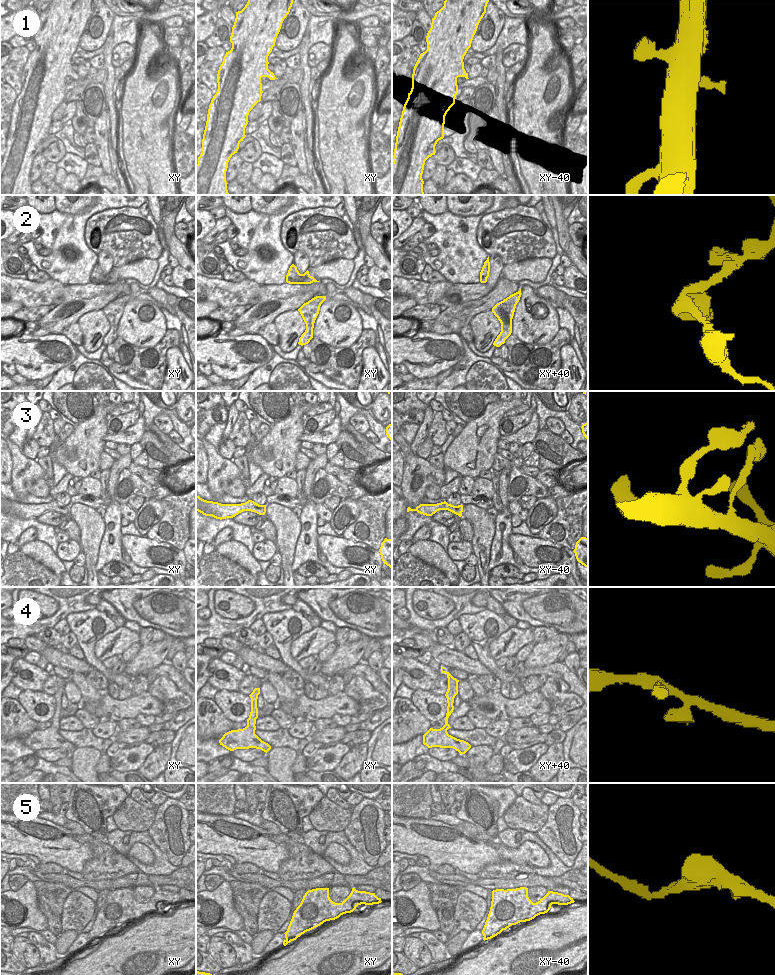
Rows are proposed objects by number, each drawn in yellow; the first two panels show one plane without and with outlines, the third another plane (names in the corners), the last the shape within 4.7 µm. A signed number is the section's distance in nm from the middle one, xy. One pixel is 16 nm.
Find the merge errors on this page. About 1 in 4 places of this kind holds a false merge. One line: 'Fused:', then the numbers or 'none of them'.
Fused: none of them

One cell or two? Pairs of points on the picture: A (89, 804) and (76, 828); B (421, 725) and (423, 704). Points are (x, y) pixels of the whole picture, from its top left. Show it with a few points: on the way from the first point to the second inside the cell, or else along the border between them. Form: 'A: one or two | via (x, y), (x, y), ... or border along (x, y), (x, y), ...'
A: two | border along (71, 820), (78, 823), (85, 832)
B: two | border along (409, 699), (431, 723)

